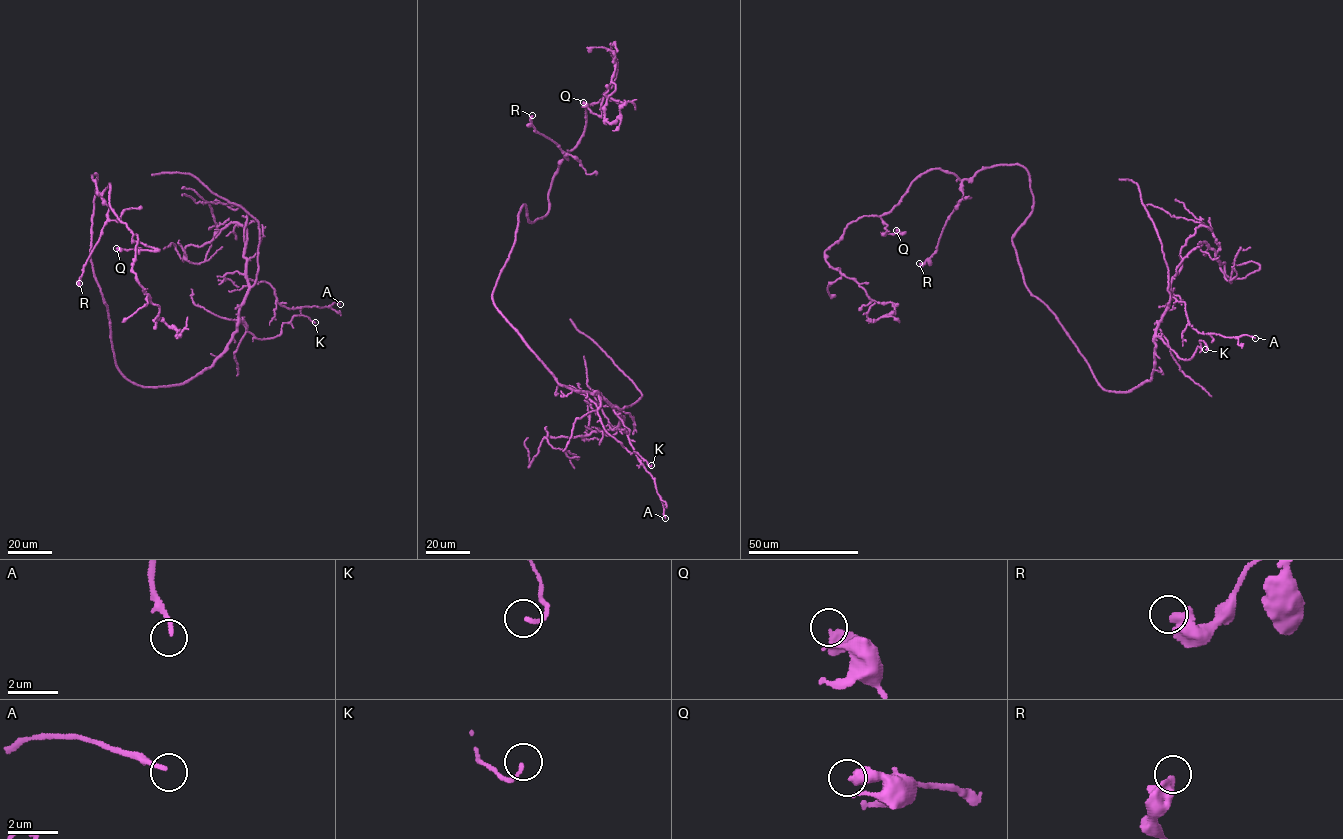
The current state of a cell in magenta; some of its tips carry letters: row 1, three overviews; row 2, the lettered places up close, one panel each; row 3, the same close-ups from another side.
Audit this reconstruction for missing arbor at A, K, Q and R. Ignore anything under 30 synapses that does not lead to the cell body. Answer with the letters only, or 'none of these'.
none of these

